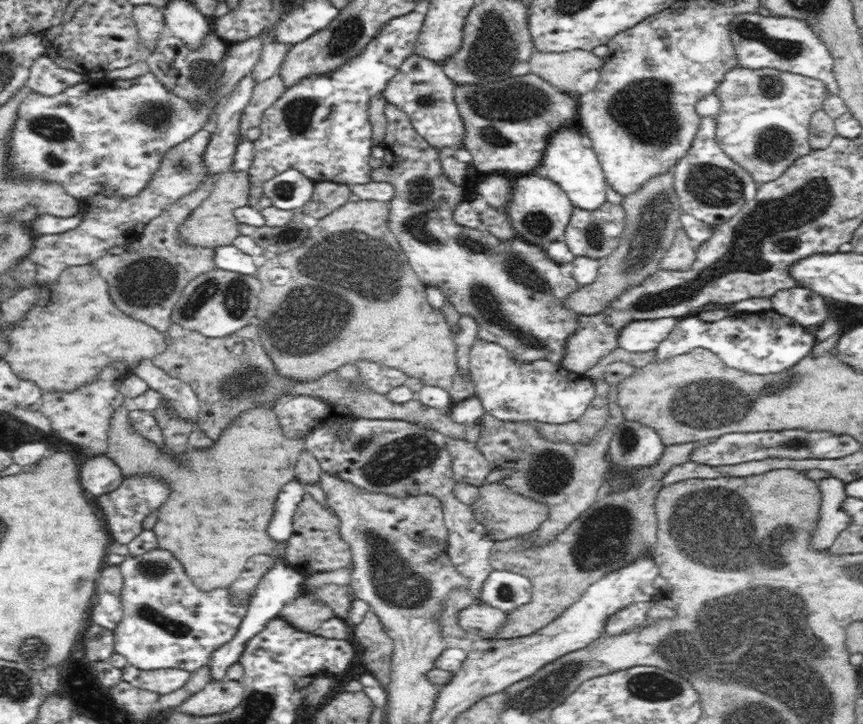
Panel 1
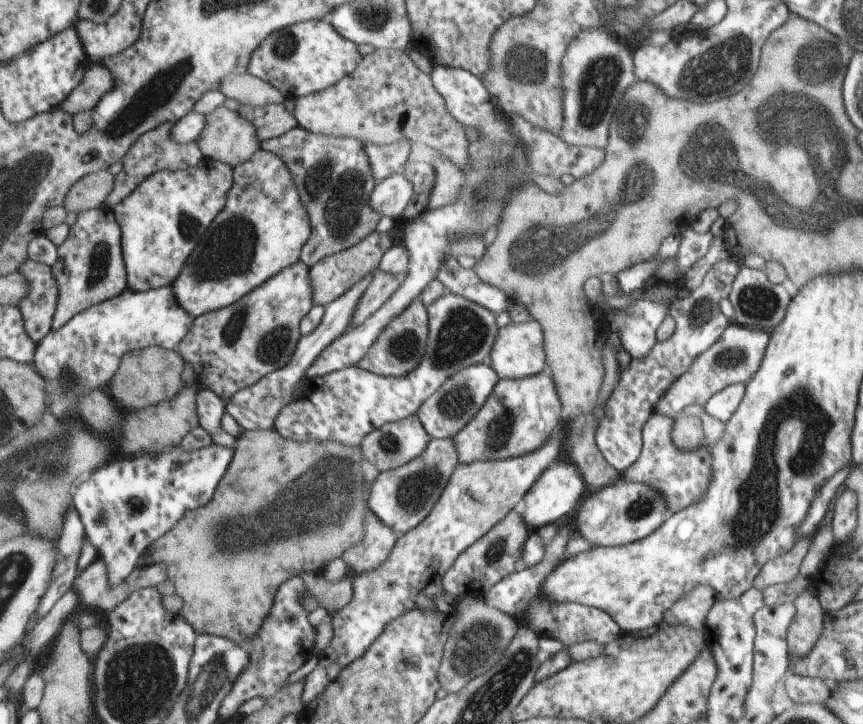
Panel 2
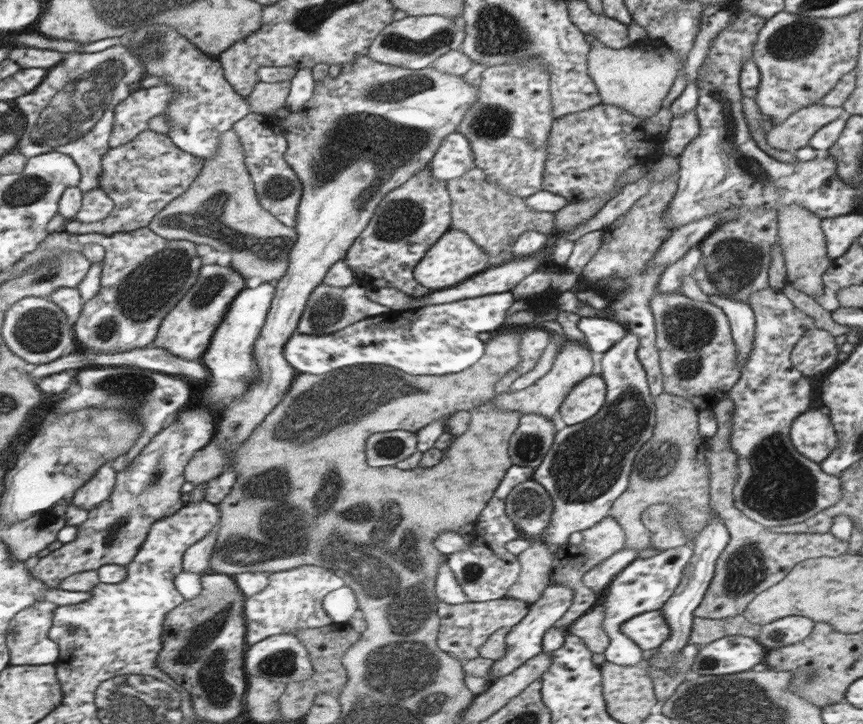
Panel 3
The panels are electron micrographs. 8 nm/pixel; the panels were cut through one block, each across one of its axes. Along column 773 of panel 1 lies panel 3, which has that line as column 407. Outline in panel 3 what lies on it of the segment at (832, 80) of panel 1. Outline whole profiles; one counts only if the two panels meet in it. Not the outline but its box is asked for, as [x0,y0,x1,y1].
[371,16,467,70]

